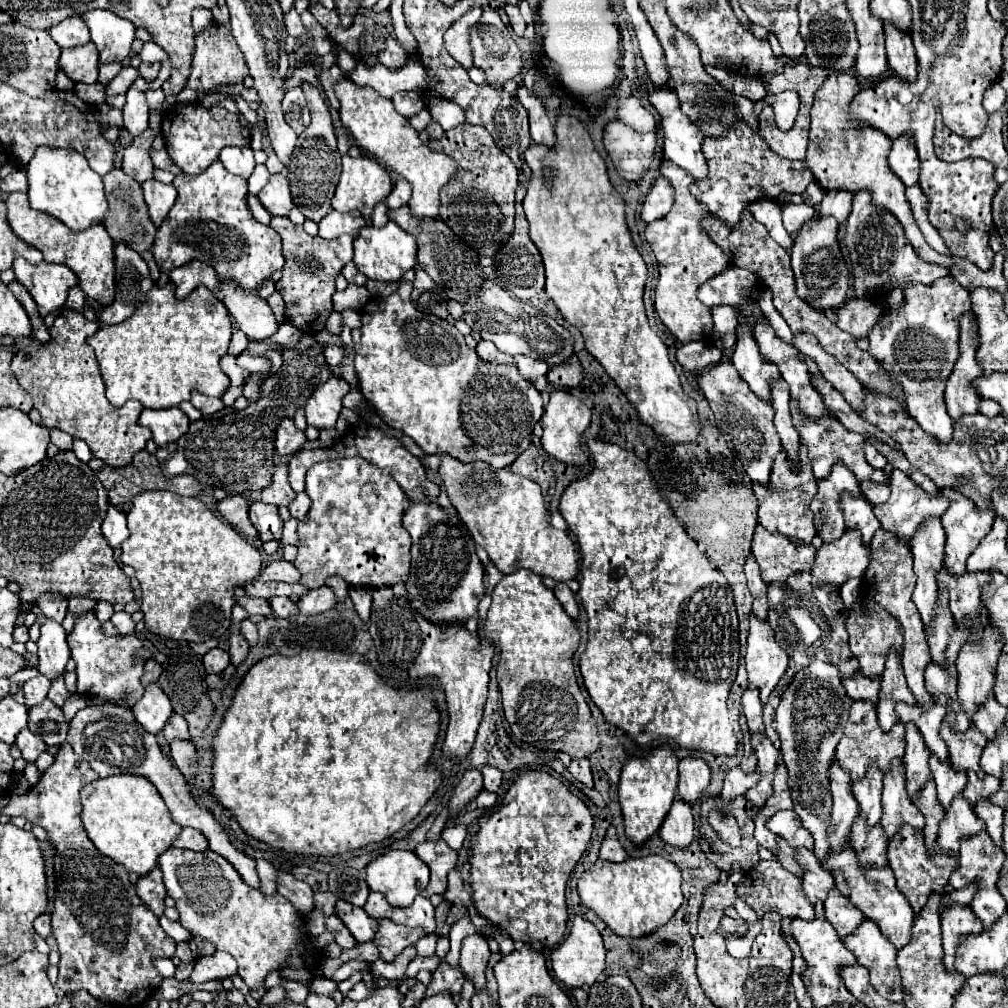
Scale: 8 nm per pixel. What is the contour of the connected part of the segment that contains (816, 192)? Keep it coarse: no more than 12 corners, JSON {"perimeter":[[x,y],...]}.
{"perimeter":[[816,181],[802,193],[804,203],[818,207],[824,193]]}

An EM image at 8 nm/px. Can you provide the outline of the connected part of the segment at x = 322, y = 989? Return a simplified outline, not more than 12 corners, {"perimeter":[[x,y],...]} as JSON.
{"perimeter":[[314,977],[310,993],[332,995],[338,989],[338,981],[328,977]]}

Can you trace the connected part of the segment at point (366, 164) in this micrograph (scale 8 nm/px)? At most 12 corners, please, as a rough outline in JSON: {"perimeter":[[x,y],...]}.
{"perimeter":[[342,157],[332,209],[366,219],[392,191],[370,157]]}

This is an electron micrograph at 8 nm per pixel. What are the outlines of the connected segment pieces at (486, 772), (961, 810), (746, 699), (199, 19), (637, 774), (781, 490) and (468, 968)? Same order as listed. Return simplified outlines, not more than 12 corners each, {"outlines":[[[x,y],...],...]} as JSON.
{"outlines":[[[486,765],[484,775],[484,789],[496,791],[502,783],[502,771]],[[958,795],[944,815],[938,845],[958,857],[960,841],[984,831],[972,805]],[[756,689],[742,695],[750,733],[764,735],[762,703]],[[194,9],[194,33],[214,23],[212,11]],[[668,745],[620,773],[626,837],[658,833],[676,799],[678,757]],[[806,447],[800,471],[780,451],[770,485],[754,483],[758,523],[810,545],[816,481]],[[468,935],[462,943],[460,967],[484,989],[490,959],[484,935]]]}

